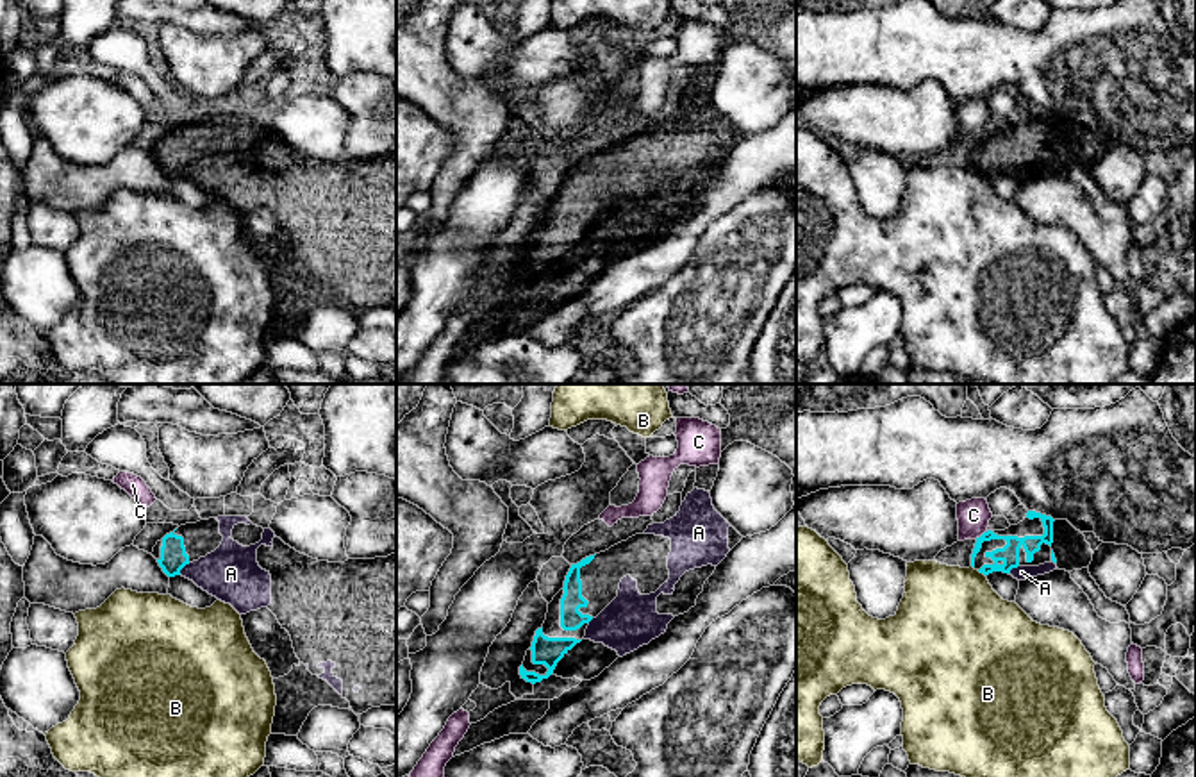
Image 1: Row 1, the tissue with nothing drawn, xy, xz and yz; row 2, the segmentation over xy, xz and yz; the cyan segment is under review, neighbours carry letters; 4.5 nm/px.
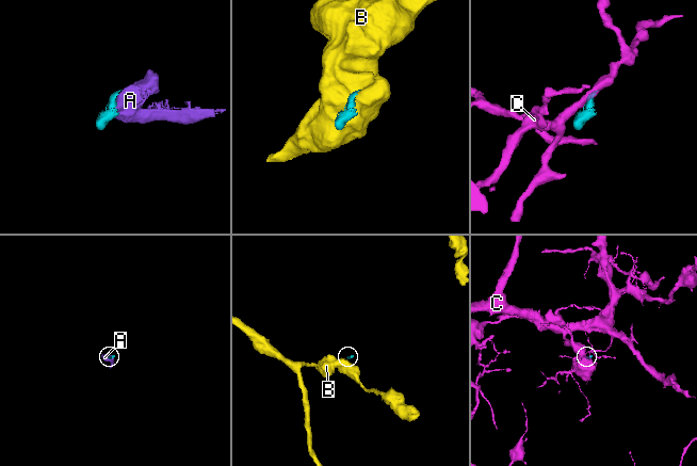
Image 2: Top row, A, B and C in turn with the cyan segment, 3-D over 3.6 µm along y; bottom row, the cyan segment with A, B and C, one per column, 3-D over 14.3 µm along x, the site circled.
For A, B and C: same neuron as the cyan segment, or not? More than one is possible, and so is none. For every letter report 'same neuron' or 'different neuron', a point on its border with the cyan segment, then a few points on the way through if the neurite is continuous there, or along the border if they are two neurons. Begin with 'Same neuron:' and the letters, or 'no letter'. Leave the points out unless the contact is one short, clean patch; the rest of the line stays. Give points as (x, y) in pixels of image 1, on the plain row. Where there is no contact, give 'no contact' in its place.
Same neuron: A
A: same neuron; contact xy (182, 167)
B: different neuron; contact yz (980, 172); border yz (977, 170), (984, 175)
C: different neuron; contact yz (982, 134); border yz (988, 131), (975, 138)

